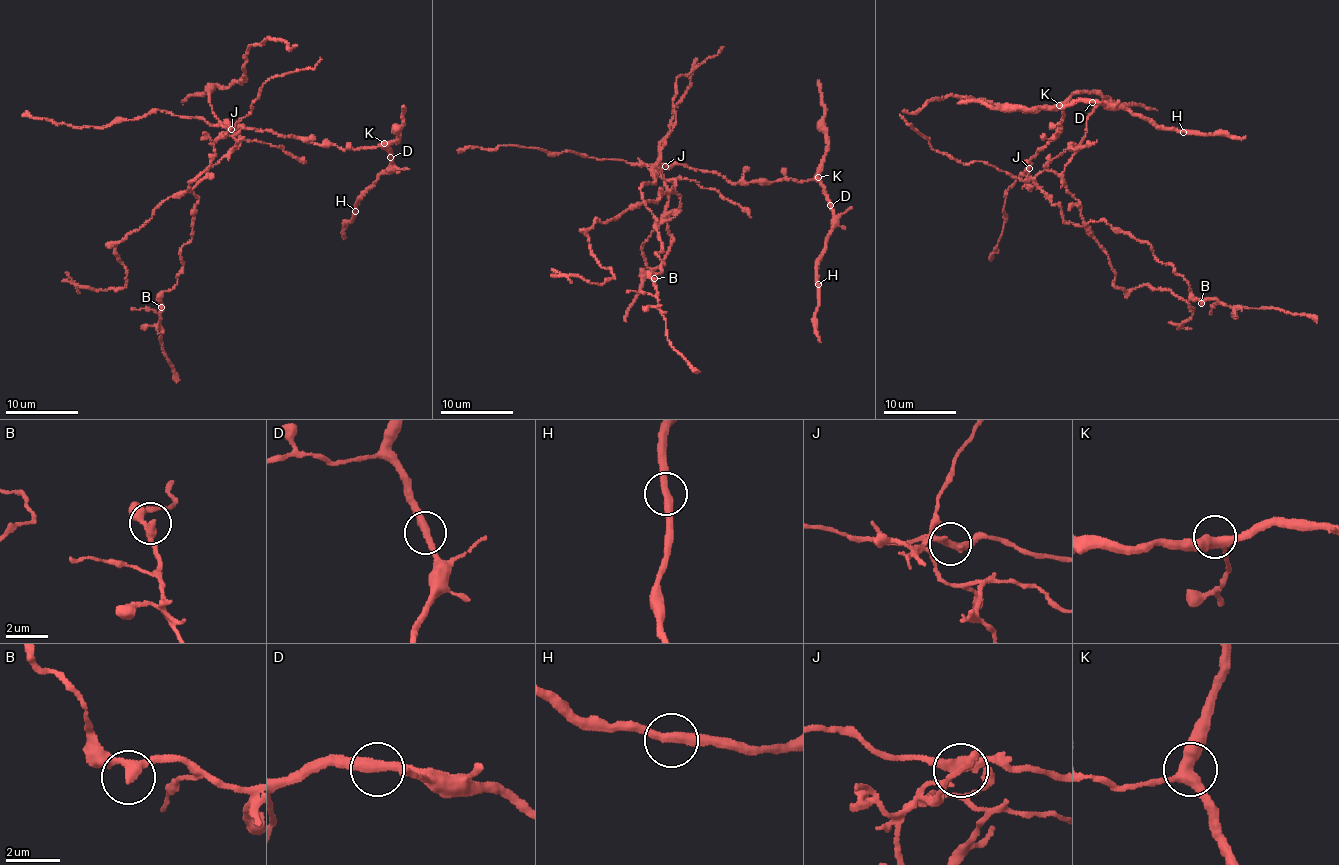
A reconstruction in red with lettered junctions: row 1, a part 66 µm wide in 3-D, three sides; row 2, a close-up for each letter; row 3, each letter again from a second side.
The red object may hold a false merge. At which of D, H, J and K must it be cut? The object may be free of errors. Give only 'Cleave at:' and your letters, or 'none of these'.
Cleave at: J

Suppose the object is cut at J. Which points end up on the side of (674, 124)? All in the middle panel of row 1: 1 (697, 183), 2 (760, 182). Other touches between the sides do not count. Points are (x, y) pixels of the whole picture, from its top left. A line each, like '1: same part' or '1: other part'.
1: same part
2: other part

